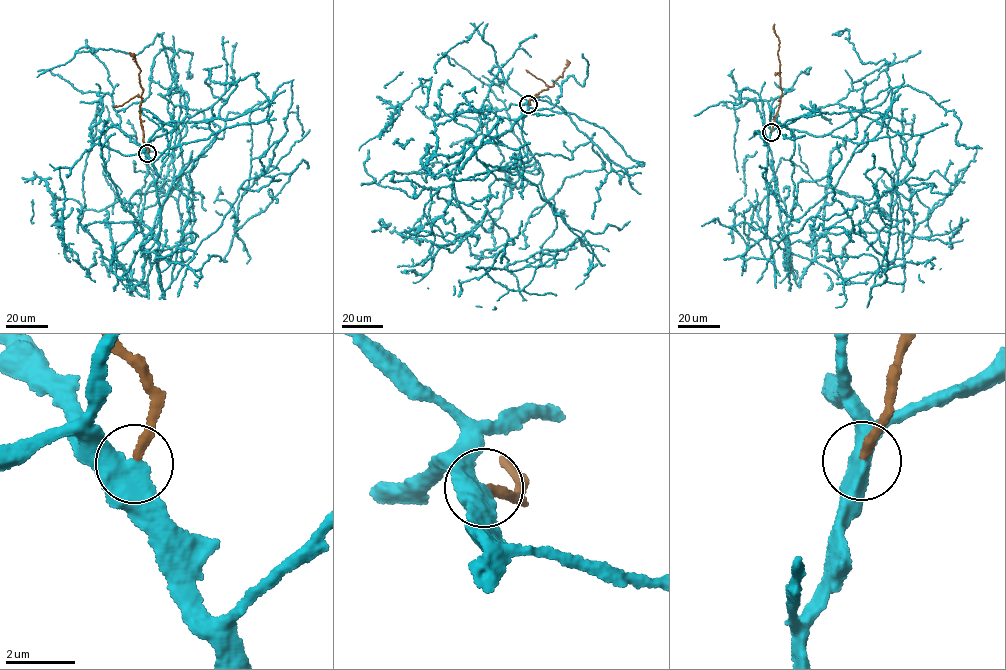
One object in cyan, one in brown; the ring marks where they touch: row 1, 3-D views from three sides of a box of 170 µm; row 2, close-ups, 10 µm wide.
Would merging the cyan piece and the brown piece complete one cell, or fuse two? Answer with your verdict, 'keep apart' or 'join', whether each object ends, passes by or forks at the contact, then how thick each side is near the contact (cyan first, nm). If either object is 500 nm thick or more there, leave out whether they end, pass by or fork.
keep apart | cyan passes by | brown ends | 480/240 nm

